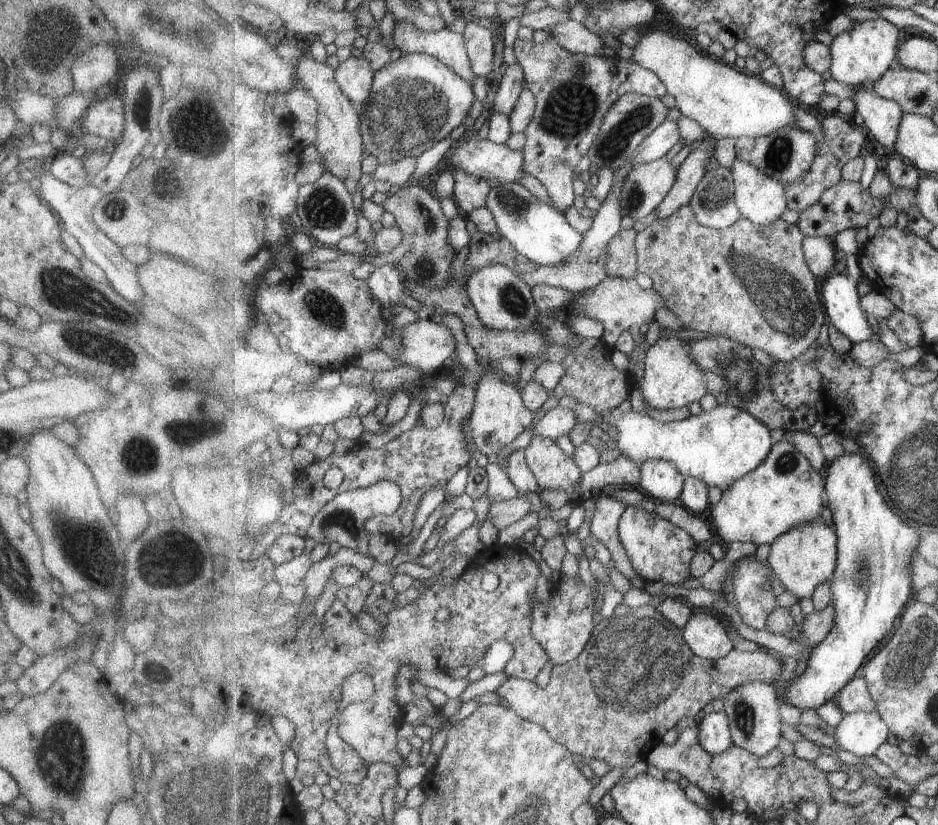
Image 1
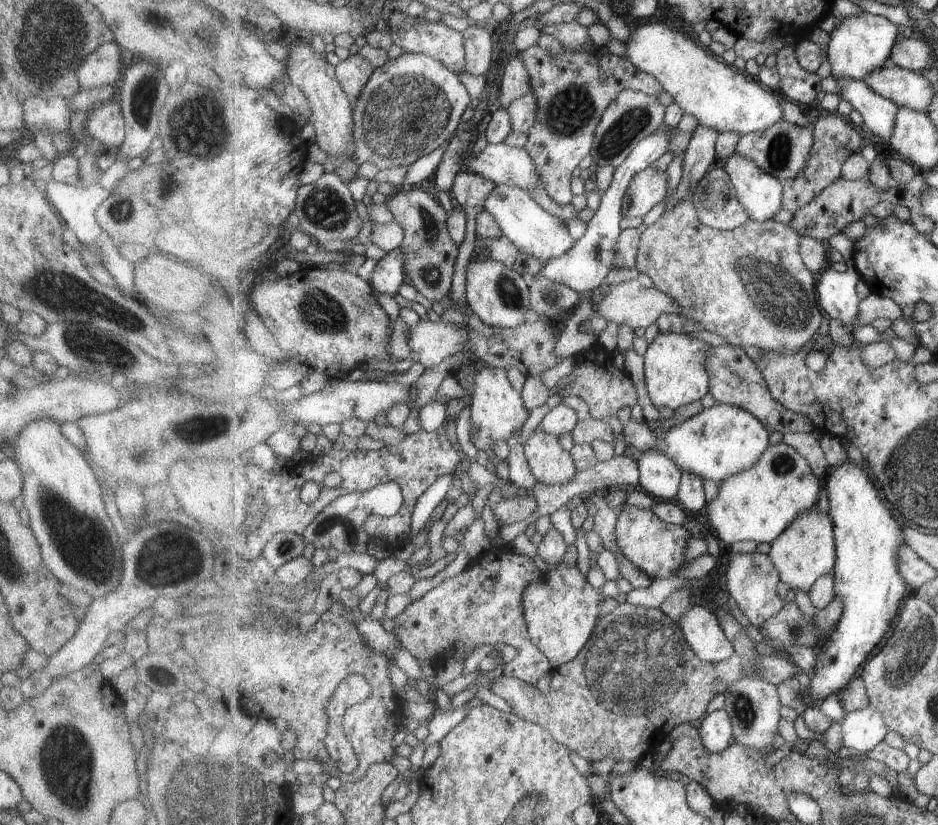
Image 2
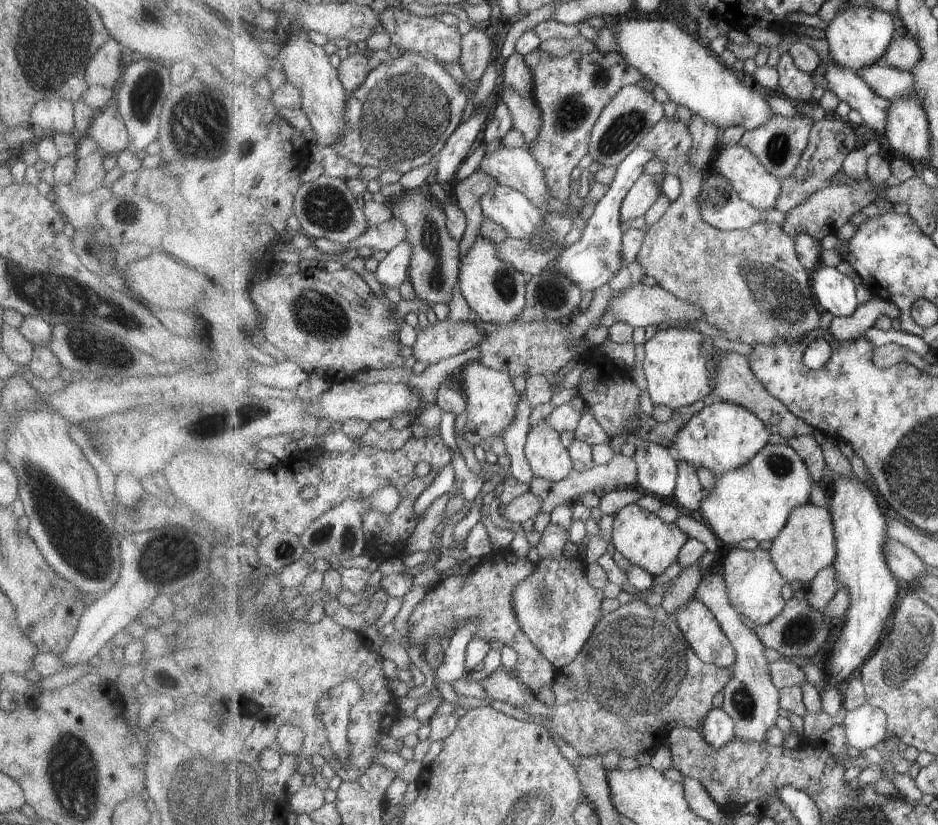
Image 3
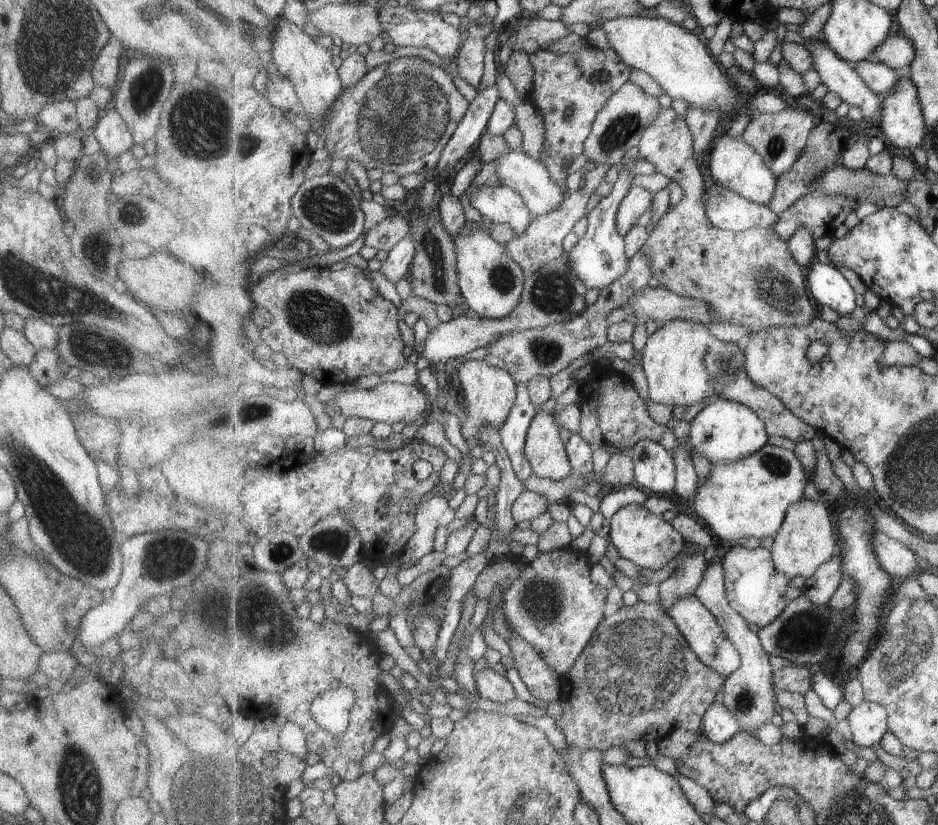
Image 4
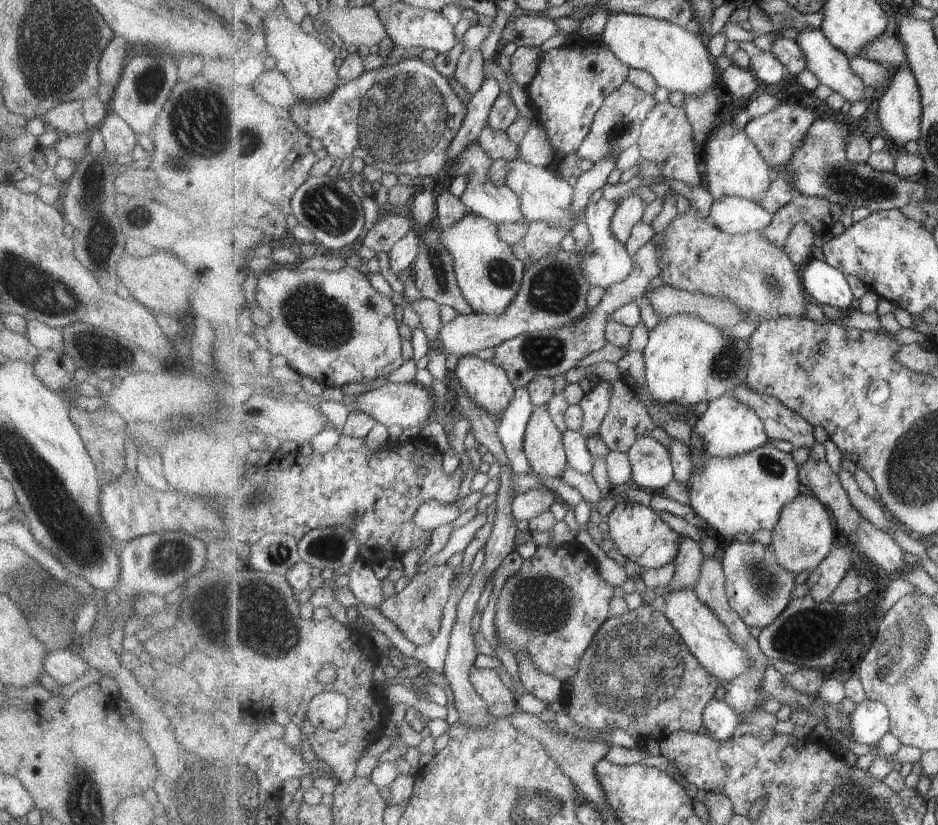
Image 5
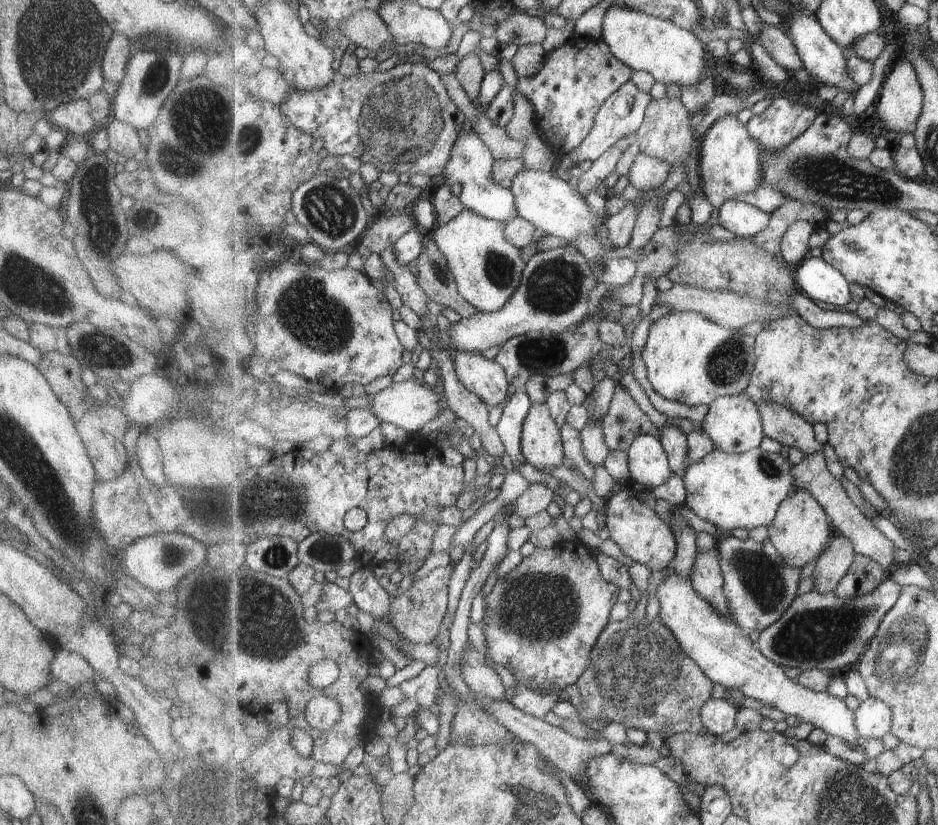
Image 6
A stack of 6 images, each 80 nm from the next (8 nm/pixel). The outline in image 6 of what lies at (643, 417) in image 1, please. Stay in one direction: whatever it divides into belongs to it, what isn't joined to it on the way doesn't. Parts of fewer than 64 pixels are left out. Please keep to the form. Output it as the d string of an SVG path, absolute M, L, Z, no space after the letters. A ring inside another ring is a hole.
M744 394L719 397L714 400L710 404L709 412L701 429L709 435L717 449L737 454L761 446L766 435L758 403Z

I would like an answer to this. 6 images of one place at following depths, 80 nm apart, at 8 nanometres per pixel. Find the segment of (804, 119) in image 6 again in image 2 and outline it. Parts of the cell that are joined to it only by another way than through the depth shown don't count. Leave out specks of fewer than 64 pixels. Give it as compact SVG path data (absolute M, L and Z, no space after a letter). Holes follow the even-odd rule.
M785 119L775 123L770 129L764 130L762 133L743 135L739 141L737 152L758 162L764 171L784 182L803 172L813 146L814 130L812 126L797 126Z

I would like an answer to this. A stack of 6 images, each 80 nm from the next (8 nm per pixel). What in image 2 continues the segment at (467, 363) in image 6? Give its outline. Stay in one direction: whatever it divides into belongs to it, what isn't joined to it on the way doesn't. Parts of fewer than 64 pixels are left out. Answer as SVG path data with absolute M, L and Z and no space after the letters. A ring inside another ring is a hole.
M476 362L473 371L476 375L472 384L472 394L468 398L471 442L479 450L486 451L489 448L492 450L497 440L508 442L508 438L523 428L523 424L529 418L530 410L527 410L522 391L516 388L508 377L507 370Z

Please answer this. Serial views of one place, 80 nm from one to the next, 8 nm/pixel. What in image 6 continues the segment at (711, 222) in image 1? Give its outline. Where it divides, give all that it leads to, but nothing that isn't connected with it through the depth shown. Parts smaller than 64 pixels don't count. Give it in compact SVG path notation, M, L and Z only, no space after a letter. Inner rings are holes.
M729 199L717 210L715 223L721 224L741 239L750 239L770 225L771 217L772 215L759 207Z

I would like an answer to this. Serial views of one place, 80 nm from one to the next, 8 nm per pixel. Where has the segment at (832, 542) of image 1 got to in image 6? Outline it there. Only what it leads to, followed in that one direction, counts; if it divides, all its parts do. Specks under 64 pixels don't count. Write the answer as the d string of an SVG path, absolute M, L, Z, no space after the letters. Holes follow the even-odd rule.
M799 489L790 494L779 507L775 520L767 527L769 539L775 548L783 555L785 562L792 567L801 567L817 560L826 549L829 534L836 533L832 522L822 503L810 493Z

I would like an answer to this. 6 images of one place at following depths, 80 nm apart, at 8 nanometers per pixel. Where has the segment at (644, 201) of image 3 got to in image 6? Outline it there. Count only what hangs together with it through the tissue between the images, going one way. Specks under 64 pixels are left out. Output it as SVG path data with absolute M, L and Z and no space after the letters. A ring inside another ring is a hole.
M633 204L624 206L617 214L609 216L605 222L606 242L615 248L630 244L637 222L637 208Z

